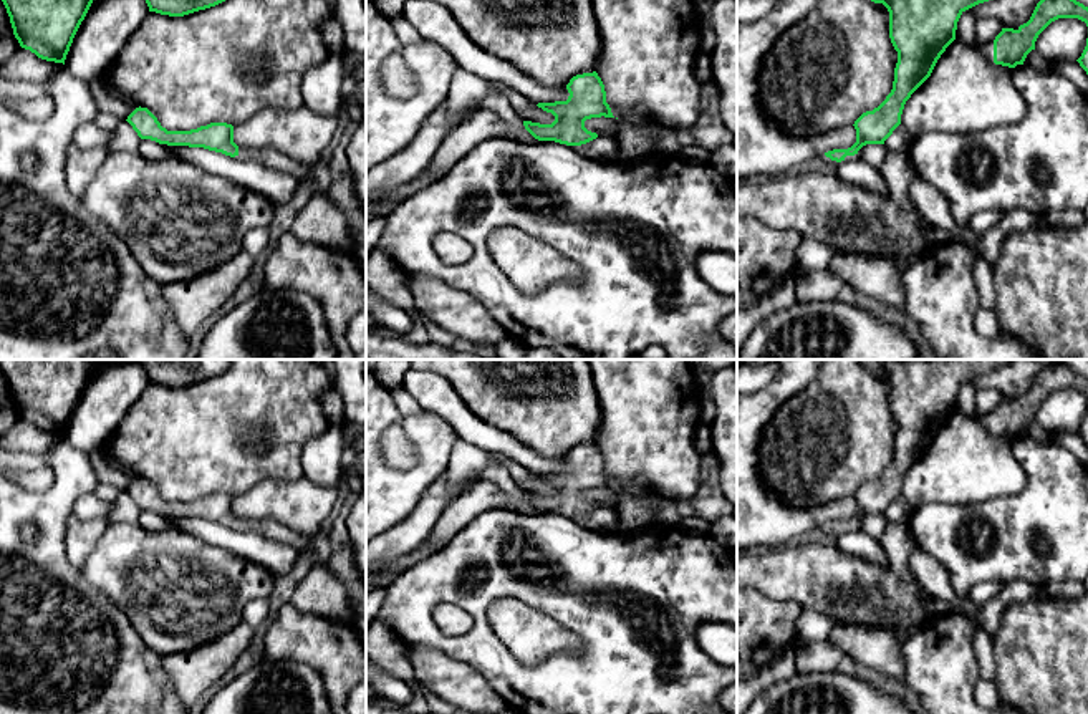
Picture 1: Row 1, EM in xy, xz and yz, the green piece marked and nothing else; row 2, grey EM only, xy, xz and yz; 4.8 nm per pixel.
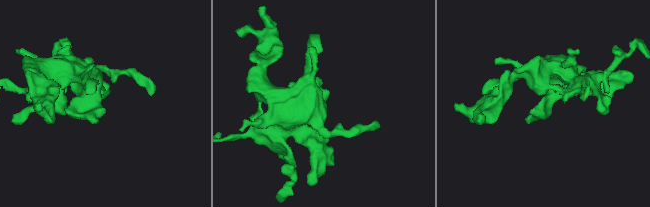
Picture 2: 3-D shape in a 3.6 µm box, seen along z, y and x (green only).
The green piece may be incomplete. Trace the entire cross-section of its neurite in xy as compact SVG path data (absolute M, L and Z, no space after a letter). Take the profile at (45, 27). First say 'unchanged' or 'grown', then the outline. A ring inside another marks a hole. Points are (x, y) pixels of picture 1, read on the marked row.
unchanged; M2 0L20 46L63 63L93 0Z

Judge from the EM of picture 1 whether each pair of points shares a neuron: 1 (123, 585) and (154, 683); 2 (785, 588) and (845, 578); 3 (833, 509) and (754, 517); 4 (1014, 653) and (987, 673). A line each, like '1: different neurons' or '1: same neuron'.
1: different neurons
2: same neuron
3: same neuron
4: different neurons

